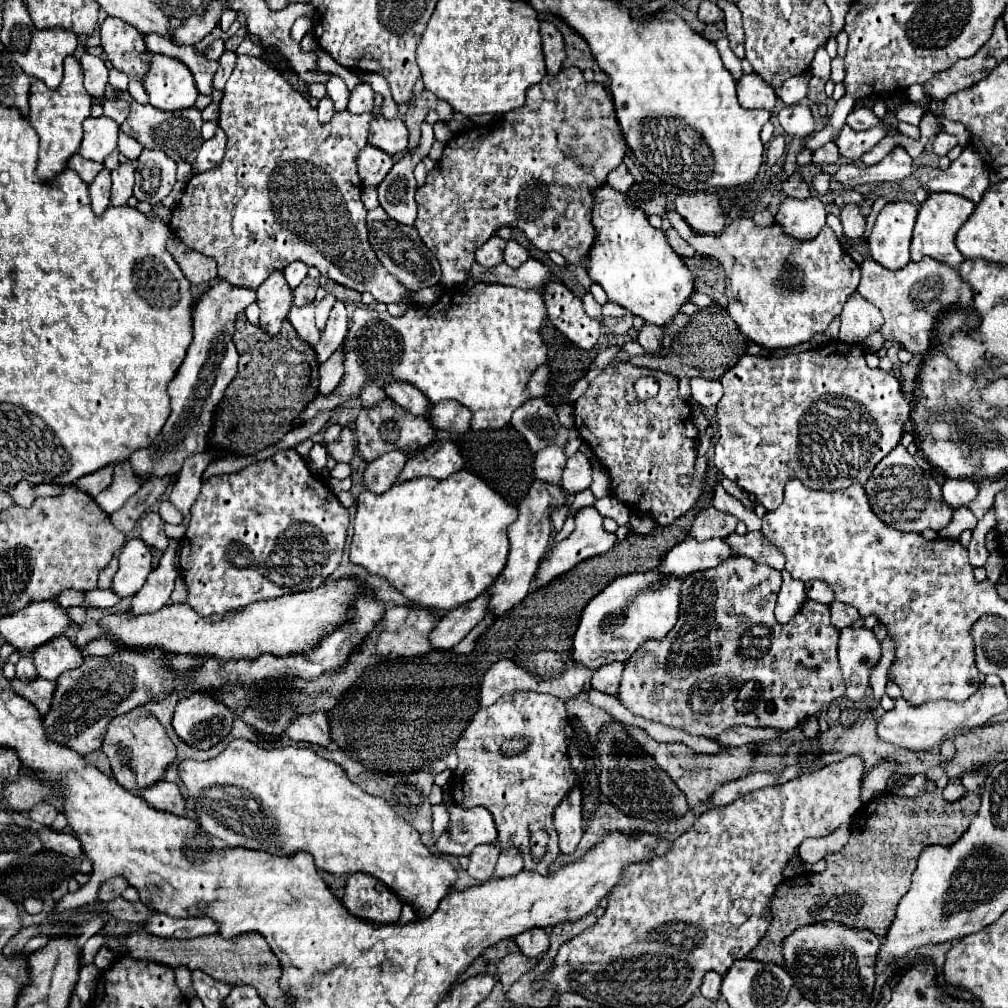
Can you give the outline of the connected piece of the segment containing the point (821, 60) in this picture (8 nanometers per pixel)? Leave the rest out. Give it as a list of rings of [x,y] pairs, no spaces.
[[[819,48],[815,58],[813,58],[813,64],[811,64],[811,74],[821,78],[823,82],[829,80],[829,54],[825,48]]]

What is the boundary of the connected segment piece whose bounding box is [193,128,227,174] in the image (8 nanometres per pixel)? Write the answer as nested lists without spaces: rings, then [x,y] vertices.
[[[219,128],[217,134],[213,138],[209,138],[199,154],[197,154],[197,160],[193,162],[193,174],[201,174],[205,170],[211,170],[211,168],[217,168],[223,160],[223,154],[225,154],[225,142],[227,142],[227,136],[225,132]]]

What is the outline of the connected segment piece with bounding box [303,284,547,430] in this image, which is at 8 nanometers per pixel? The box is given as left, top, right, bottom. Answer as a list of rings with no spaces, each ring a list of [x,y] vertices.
[[[475,284],[471,290],[445,292],[433,306],[411,306],[403,316],[391,316],[387,310],[379,312],[371,306],[357,306],[343,350],[343,378],[331,394],[319,394],[303,412],[313,418],[319,410],[335,410],[359,398],[361,390],[375,380],[379,388],[389,382],[409,382],[417,386],[433,404],[443,400],[457,400],[473,414],[473,430],[503,428],[513,410],[529,400],[525,384],[529,374],[547,360],[547,348],[541,340],[541,326],[547,318],[545,300],[535,290],[521,290],[505,284]]]

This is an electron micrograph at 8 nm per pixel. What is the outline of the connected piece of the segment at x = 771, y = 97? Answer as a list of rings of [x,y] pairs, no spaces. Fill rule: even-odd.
[[[757,72],[745,74],[737,82],[737,98],[743,108],[773,110],[777,104],[777,94]]]

